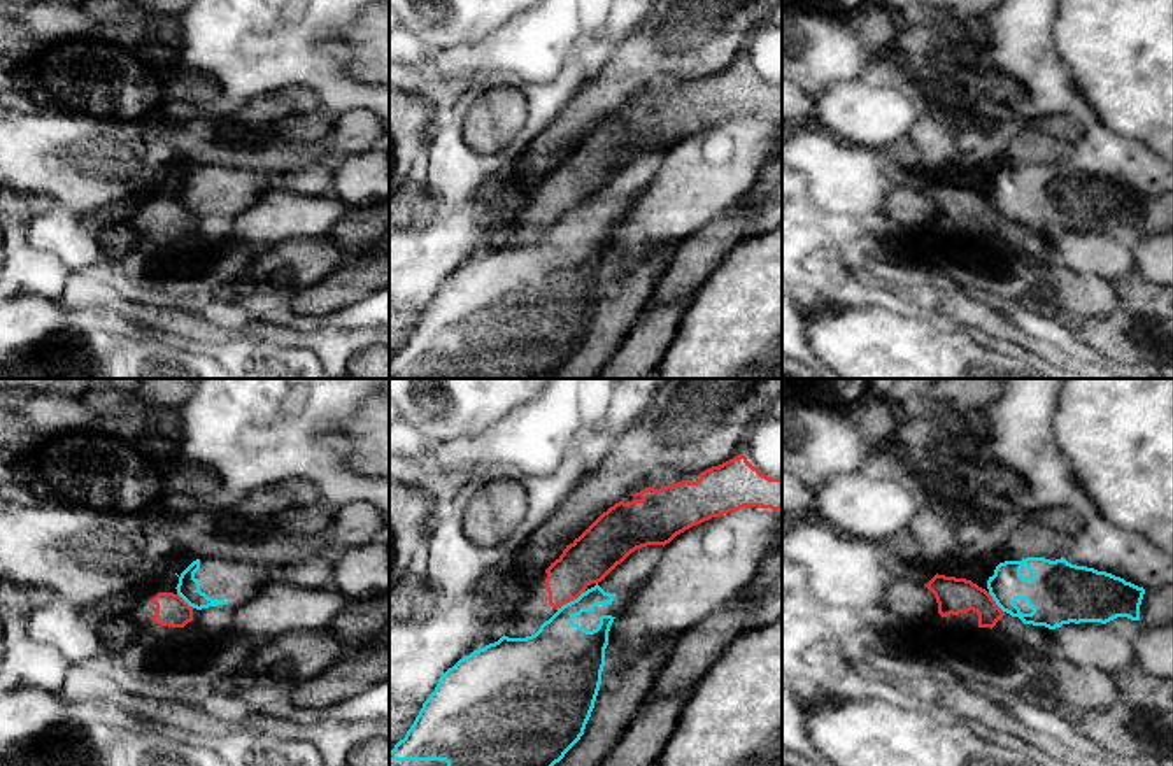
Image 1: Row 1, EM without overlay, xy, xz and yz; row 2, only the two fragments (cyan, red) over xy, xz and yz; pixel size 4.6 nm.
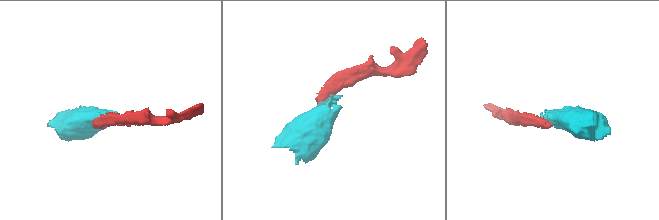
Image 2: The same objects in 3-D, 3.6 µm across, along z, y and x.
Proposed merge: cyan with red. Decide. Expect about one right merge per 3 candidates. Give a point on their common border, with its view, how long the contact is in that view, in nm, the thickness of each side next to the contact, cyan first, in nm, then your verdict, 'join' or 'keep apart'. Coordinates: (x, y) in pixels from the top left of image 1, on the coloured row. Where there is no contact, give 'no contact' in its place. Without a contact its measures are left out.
xz (570, 602) | 170 nm | 320/220 nm | keep apart

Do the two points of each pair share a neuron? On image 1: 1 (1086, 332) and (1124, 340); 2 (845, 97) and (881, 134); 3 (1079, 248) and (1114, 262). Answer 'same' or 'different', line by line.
1: same
2: same
3: same

